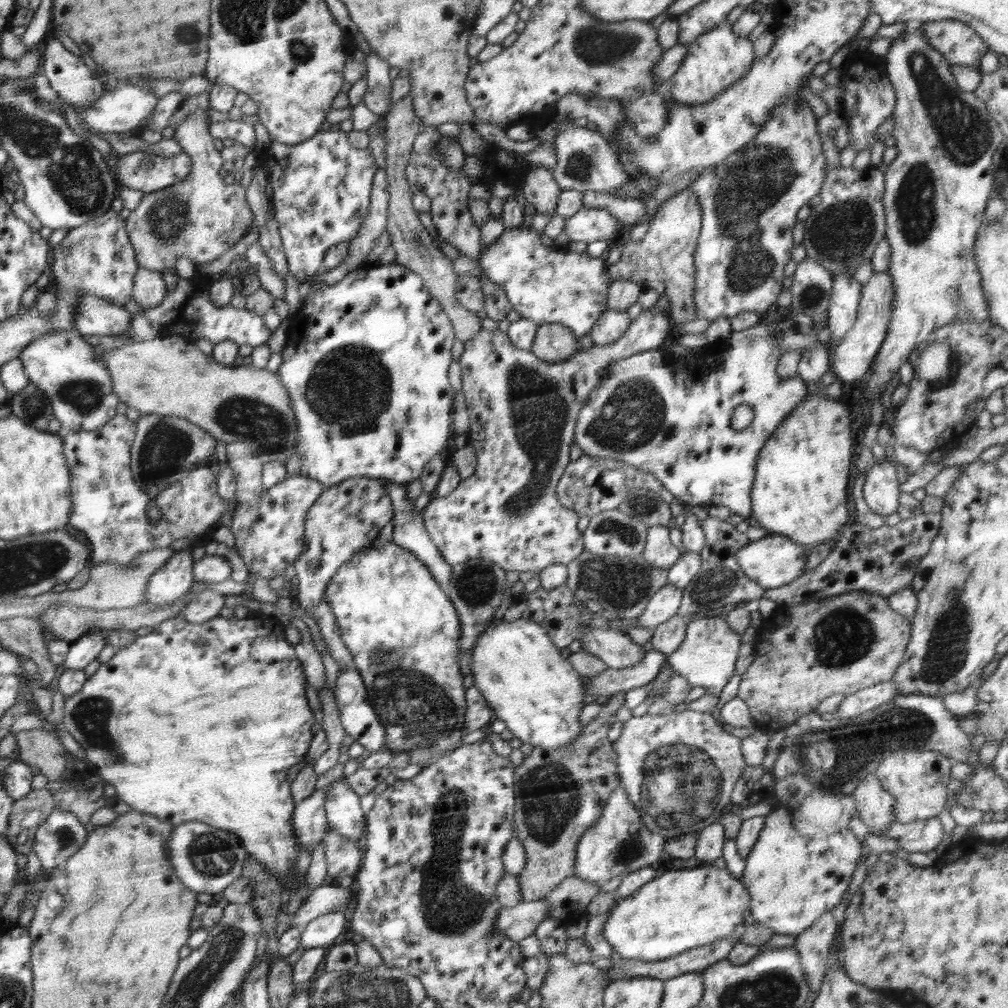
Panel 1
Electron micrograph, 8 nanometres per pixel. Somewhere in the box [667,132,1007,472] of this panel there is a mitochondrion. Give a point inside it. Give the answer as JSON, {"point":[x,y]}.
{"point":[766,172]}

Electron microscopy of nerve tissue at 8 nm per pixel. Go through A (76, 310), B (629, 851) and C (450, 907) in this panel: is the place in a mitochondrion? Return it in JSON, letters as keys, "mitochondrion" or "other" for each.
{"A":"other","B":"mitochondrion","C":"mitochondrion"}

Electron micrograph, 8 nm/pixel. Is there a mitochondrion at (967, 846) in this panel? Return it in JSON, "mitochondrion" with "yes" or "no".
{"mitochondrion":"no"}

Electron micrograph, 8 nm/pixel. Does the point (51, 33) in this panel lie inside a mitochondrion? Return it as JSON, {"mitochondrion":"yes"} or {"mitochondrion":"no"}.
{"mitochondrion":"no"}

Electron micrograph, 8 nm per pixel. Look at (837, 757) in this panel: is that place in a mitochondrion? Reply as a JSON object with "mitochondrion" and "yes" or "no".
{"mitochondrion":"yes"}

